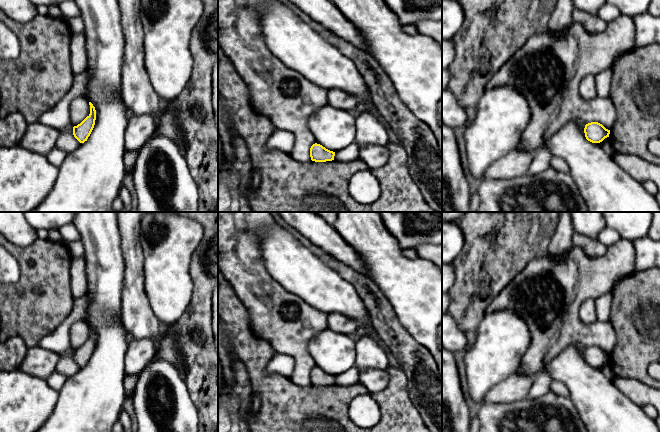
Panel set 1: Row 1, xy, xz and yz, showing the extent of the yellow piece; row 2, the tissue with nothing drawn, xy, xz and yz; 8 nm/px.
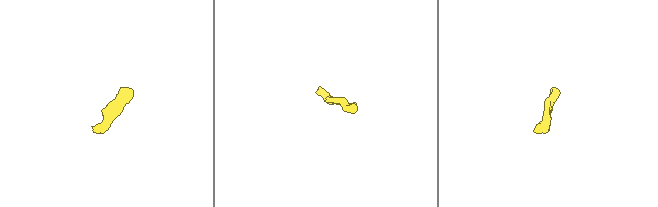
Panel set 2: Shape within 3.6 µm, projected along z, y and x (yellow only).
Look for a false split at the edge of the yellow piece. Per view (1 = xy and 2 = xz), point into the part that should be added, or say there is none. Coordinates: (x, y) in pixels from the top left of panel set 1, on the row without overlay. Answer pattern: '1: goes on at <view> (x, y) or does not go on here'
1: goes on at xy (79, 331)
2: goes on at xz (286, 322)

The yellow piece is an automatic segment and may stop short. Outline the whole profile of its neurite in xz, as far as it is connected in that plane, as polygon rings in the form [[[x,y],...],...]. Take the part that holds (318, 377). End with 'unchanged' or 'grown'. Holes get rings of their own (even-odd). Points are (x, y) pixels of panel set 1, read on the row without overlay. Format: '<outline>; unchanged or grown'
[[[218,212],[218,269],[230,283],[236,296],[243,302],[250,316],[253,333],[264,339],[277,354],[287,354],[295,359],[291,380],[293,383],[307,387],[334,384],[335,376],[316,367],[308,352],[308,342],[328,327],[328,314],[306,303],[297,295],[287,291],[268,272],[261,252],[259,232],[263,227],[275,222],[270,212]]]; grown

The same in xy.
[[[76,321],[70,327],[70,342],[74,350],[74,361],[80,367],[84,367],[87,365],[95,349],[95,331],[84,321]]]; grown

